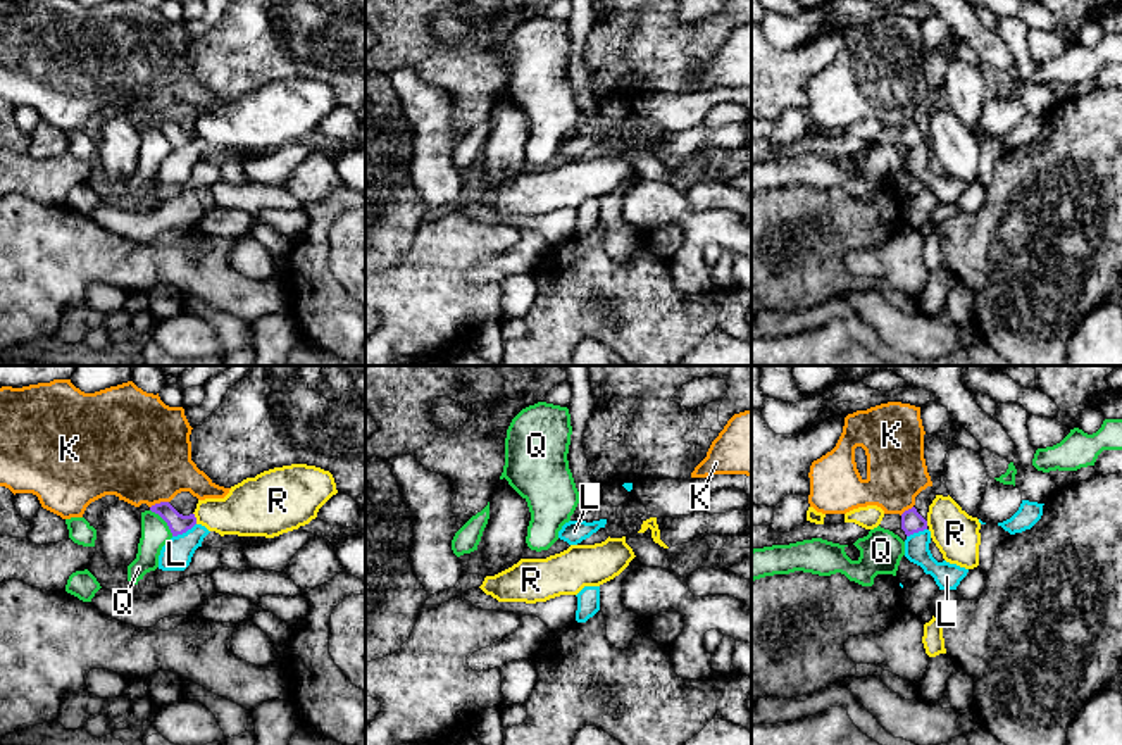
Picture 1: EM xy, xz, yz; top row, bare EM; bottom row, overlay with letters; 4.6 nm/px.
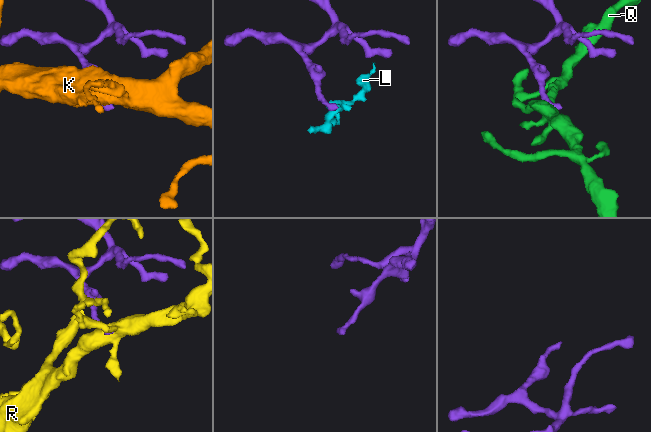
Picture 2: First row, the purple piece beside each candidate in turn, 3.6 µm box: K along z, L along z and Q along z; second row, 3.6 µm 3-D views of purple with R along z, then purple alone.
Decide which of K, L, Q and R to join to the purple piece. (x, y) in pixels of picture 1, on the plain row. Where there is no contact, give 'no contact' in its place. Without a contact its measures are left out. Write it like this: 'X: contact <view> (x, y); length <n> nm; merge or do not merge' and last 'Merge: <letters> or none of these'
K: contact xy (161, 116); length 90 nm; do not merge
L: contact xy (183, 145); length 130 nm; do not merge
Q: contact xy (164, 133); length 170 nm; do not merge
R: contact xy (195, 131); length 60 nm; do not merge
Merge: none of these

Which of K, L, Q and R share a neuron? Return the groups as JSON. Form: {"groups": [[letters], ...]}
{"groups": [["K"], ["L"], ["Q"], ["R"]]}

